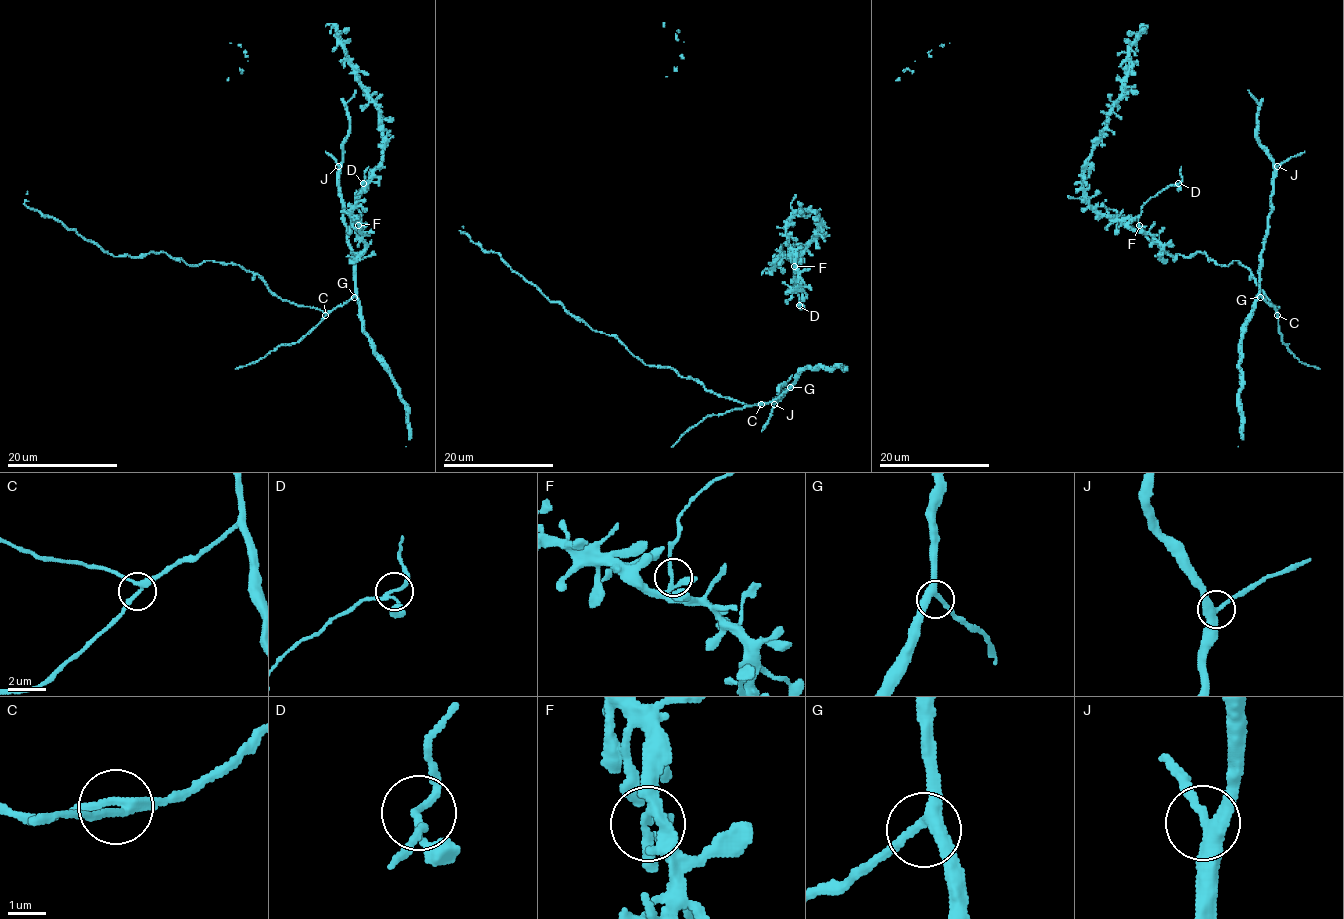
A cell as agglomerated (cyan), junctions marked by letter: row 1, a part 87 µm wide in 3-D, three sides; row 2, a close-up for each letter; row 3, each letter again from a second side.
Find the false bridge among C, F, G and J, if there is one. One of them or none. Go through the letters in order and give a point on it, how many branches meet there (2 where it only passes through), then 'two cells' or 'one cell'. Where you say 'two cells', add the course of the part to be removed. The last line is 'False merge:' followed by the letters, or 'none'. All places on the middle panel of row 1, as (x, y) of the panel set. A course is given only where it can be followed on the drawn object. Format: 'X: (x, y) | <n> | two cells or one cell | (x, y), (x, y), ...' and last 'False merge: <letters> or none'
C: (761, 404) | 3 | one cell
F: (794, 266) | 3 | two cells | (795, 266), (793, 286), (799, 297), (799, 307), (804, 308)
G: (790, 387) | 3 | one cell
J: (774, 404) | 3 | one cell
False merge: F

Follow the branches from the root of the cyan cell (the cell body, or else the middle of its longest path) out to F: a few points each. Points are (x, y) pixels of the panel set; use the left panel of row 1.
F: (352, 259), (364, 248), (359, 226)

